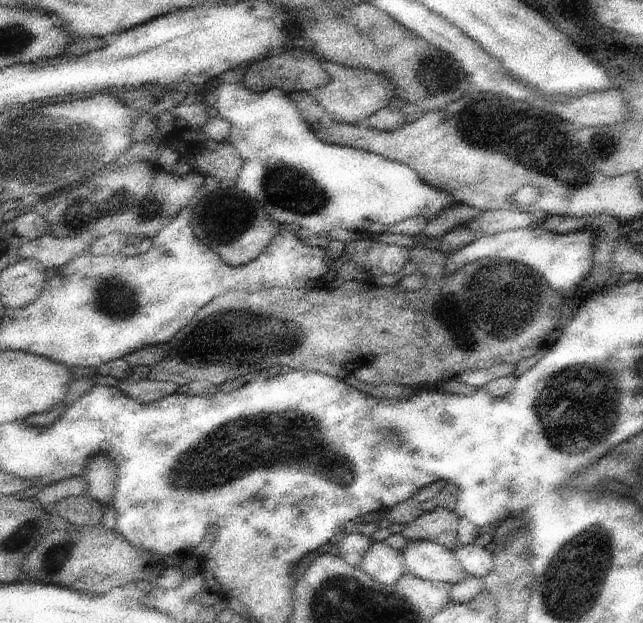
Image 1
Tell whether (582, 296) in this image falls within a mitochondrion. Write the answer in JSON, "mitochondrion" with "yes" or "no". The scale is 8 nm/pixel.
{"mitochondrion":"no"}

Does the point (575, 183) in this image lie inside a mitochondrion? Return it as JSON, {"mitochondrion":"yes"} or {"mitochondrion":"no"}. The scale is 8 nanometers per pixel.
{"mitochondrion":"no"}

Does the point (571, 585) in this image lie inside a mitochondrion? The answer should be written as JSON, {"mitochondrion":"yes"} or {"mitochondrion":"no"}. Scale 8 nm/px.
{"mitochondrion":"yes"}

